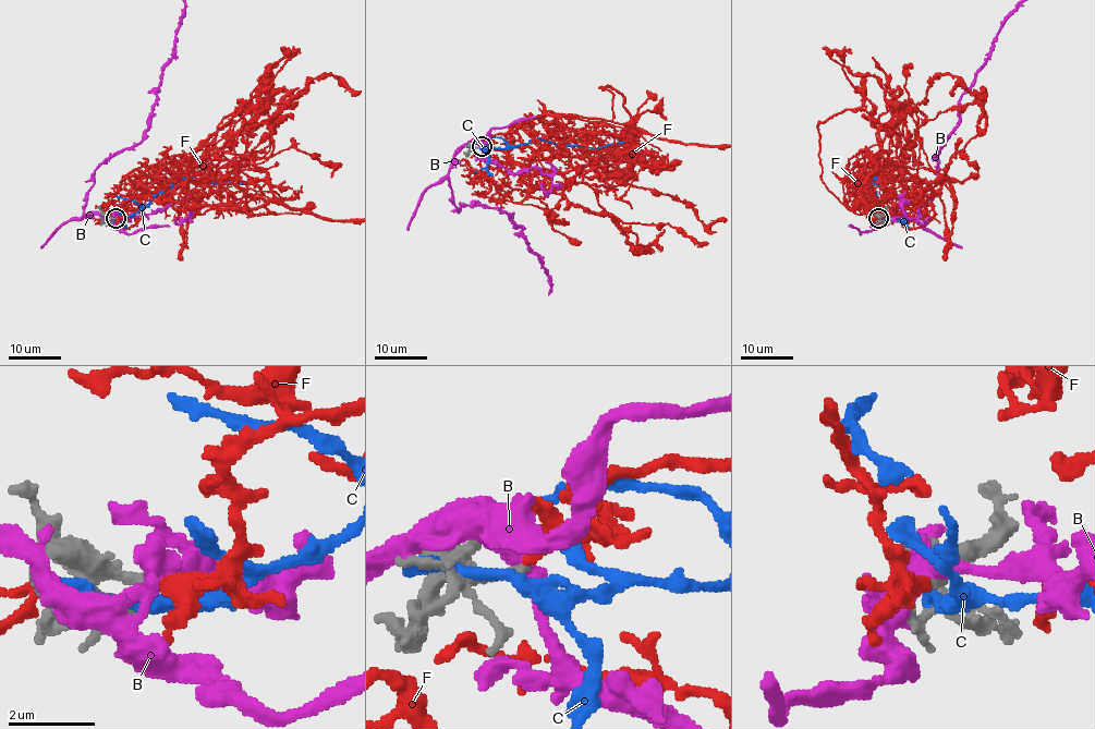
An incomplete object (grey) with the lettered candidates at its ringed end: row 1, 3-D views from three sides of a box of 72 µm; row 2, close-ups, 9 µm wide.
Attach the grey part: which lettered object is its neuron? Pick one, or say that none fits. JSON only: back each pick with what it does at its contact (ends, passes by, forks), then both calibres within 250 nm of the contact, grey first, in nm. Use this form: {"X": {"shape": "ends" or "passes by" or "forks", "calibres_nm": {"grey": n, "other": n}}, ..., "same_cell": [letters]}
{"F": {"shape": "passes by", "calibres_nm": {"grey": 220, "other": 320}}, "same_cell": ["F"]}

